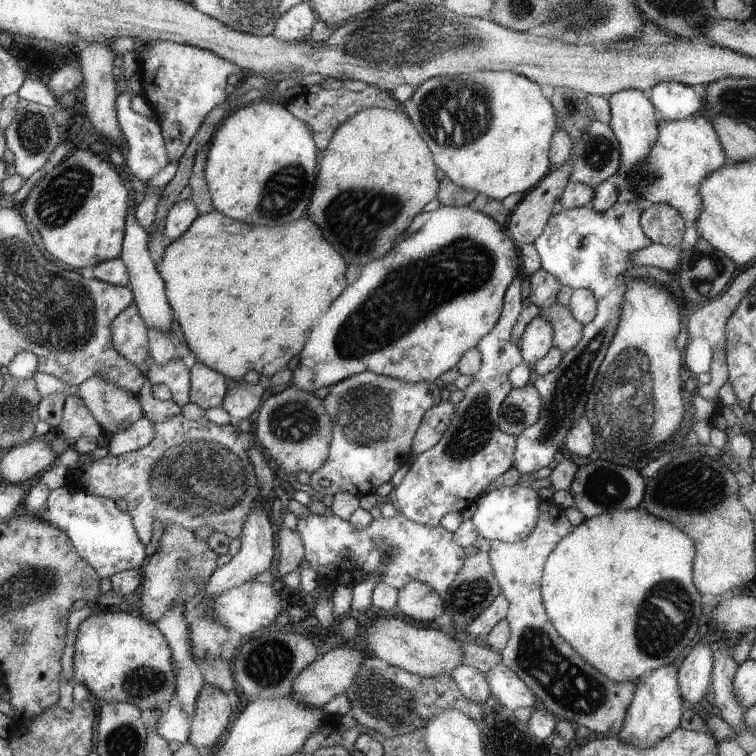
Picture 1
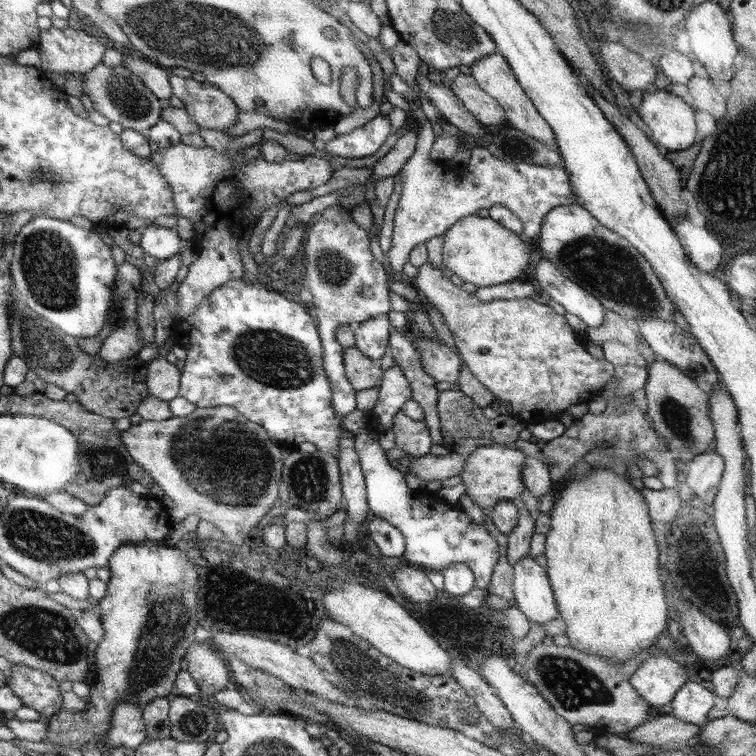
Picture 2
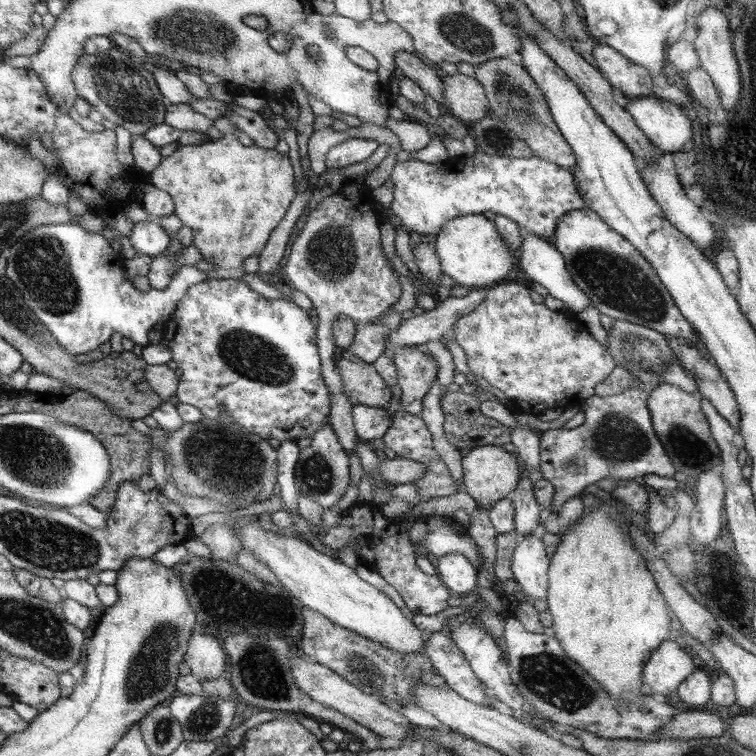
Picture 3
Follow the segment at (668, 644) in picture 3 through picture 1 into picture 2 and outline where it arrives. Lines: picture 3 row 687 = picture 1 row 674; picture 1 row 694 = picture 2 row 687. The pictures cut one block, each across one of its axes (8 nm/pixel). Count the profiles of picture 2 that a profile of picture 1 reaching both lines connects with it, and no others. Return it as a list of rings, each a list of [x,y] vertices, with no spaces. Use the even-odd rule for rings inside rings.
[[[651,652],[651,656],[633,672],[629,682],[649,708],[659,708],[669,704],[689,678],[685,676],[683,666],[673,662],[671,656]]]

